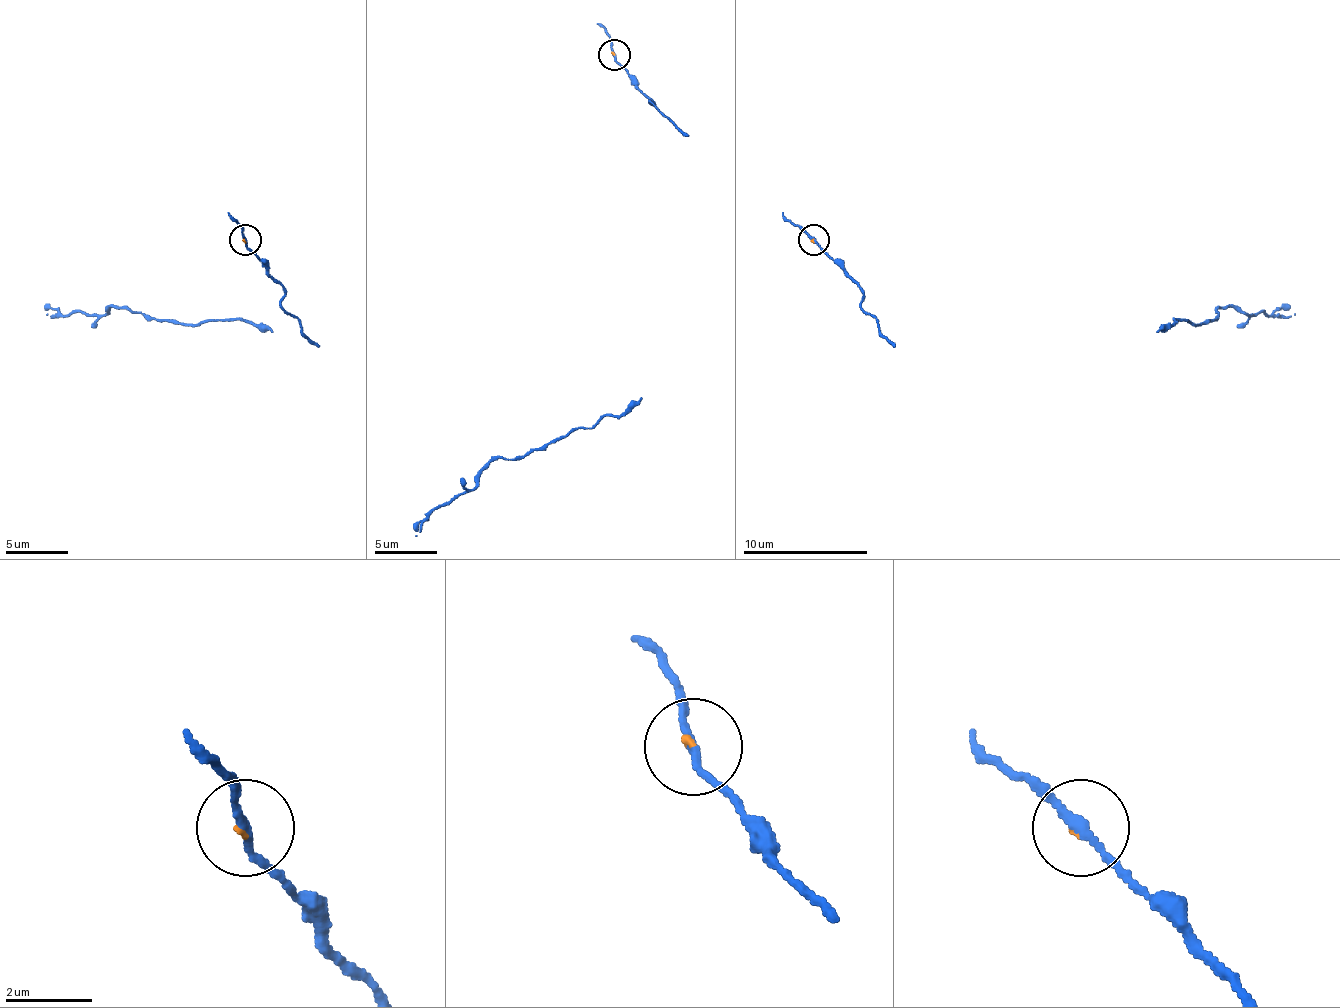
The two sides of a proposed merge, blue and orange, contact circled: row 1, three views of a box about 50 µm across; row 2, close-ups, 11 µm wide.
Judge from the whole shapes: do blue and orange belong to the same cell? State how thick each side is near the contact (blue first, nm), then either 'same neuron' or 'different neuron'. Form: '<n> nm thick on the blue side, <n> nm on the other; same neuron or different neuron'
190 nm thick on the blue side, 60 nm on the other; same neuron

